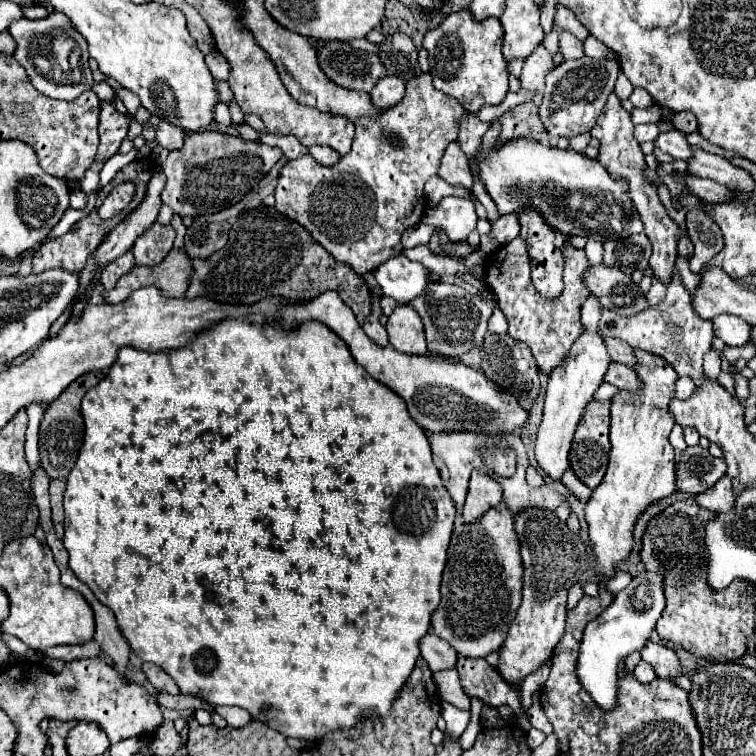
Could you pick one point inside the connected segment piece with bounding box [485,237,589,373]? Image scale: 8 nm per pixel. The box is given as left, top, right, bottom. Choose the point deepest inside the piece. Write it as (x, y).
(548, 328)

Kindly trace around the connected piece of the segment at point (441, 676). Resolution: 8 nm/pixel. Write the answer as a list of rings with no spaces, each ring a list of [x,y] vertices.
[[[447,669],[447,671],[437,671],[433,675],[437,687],[439,687],[439,693],[441,693],[441,699],[453,703],[455,707],[467,711],[469,709],[469,697],[459,689],[459,675],[455,669]]]

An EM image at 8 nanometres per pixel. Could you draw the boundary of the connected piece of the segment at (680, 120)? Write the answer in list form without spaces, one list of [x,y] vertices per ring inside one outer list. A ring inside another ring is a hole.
[[[677,113],[673,117],[673,125],[677,131],[683,131],[683,133],[697,131],[697,119],[693,117],[693,113]]]

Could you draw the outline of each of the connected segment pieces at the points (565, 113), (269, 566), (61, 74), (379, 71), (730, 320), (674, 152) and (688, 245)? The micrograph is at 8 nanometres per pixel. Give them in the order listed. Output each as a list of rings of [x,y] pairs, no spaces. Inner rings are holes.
[[[583,57],[581,61],[563,61],[551,73],[547,73],[543,103],[539,107],[539,117],[547,129],[547,135],[571,139],[579,133],[591,131],[597,117],[601,115],[605,97],[615,87],[617,75],[619,65],[615,59],[591,59],[591,57]]]
[[[251,313],[247,317],[235,319],[231,323],[219,323],[213,325],[209,331],[203,329],[197,333],[197,337],[179,349],[169,349],[169,351],[159,351],[159,353],[145,353],[139,349],[129,349],[123,347],[117,353],[117,361],[111,365],[109,373],[95,385],[91,387],[83,401],[81,401],[81,415],[85,423],[85,435],[83,435],[83,445],[79,449],[79,459],[75,467],[71,469],[67,477],[67,489],[63,496],[65,513],[65,533],[63,545],[69,551],[69,567],[73,573],[89,585],[89,589],[95,593],[95,597],[113,611],[115,621],[119,625],[121,635],[127,639],[131,651],[141,659],[159,665],[161,669],[169,671],[169,675],[177,681],[179,689],[183,693],[191,695],[201,695],[205,701],[215,703],[215,705],[235,705],[247,709],[255,719],[263,715],[263,723],[269,725],[271,729],[283,733],[285,737],[297,737],[305,741],[319,741],[327,731],[333,729],[349,729],[353,727],[359,717],[365,711],[373,713],[387,713],[389,705],[393,705],[393,697],[397,697],[397,689],[405,685],[409,673],[413,671],[413,665],[419,657],[419,639],[429,631],[429,621],[433,609],[439,605],[439,585],[441,585],[441,575],[445,567],[445,557],[447,557],[447,545],[451,539],[453,531],[453,519],[455,519],[455,507],[453,501],[443,487],[443,481],[439,477],[439,471],[435,469],[431,461],[431,449],[425,431],[409,417],[405,401],[401,397],[393,395],[393,391],[379,381],[375,381],[359,363],[355,363],[349,347],[345,341],[333,333],[327,325],[321,321],[305,321],[295,329],[281,329],[277,325],[271,325],[265,321],[263,313]]]
[[[51,13],[45,19],[19,19],[15,21],[9,31],[19,41],[19,47],[15,51],[15,59],[19,65],[25,67],[31,83],[37,91],[51,99],[65,99],[75,101],[83,91],[89,91],[93,85],[91,69],[89,69],[89,53],[87,53],[87,41],[75,27],[69,23],[69,19],[61,13]]]
[[[329,41],[317,55],[325,75],[345,89],[369,93],[387,75],[377,55],[353,49],[349,43]]]
[[[717,315],[711,319],[713,323],[713,333],[725,343],[725,345],[745,345],[749,341],[749,333],[751,333],[751,325],[741,321],[741,317],[733,317],[733,315]]]
[[[669,131],[669,133],[661,133],[655,141],[655,147],[659,147],[661,151],[669,153],[673,159],[683,159],[689,161],[693,157],[693,151],[687,143],[687,137],[683,133],[677,131]]]
[[[681,235],[677,244],[677,252],[681,257],[690,259],[694,254],[694,245],[689,236]]]

